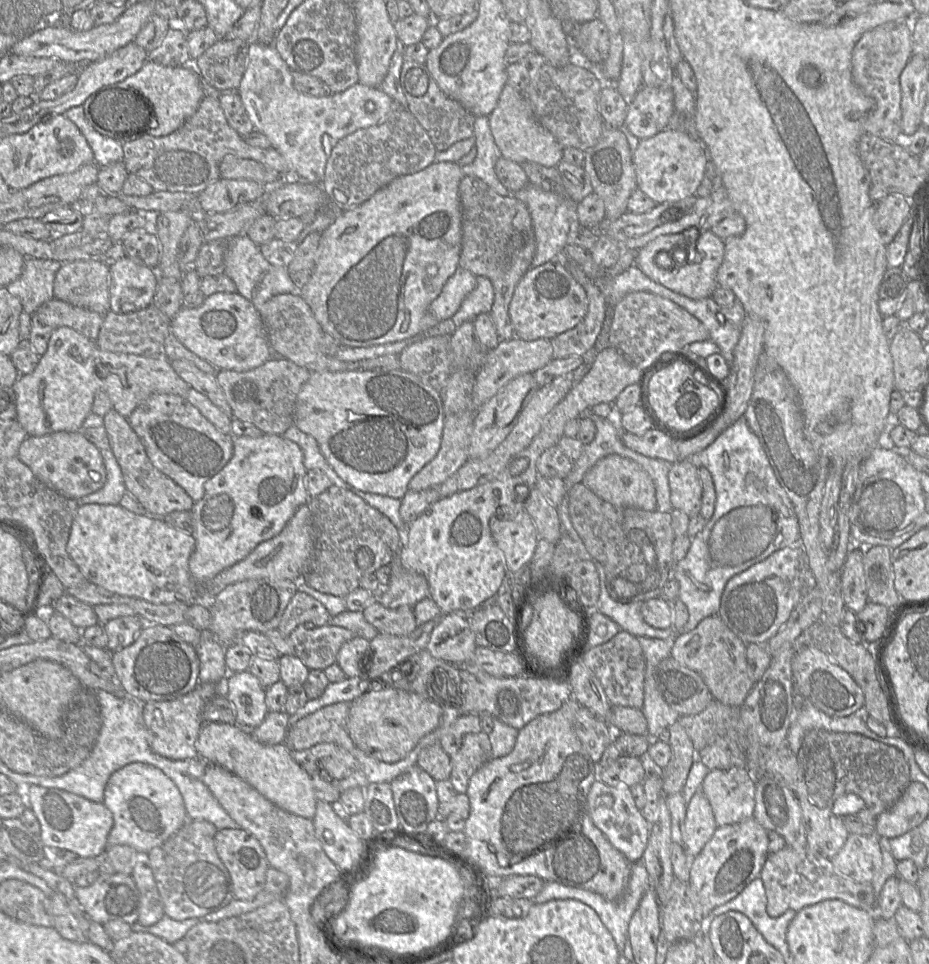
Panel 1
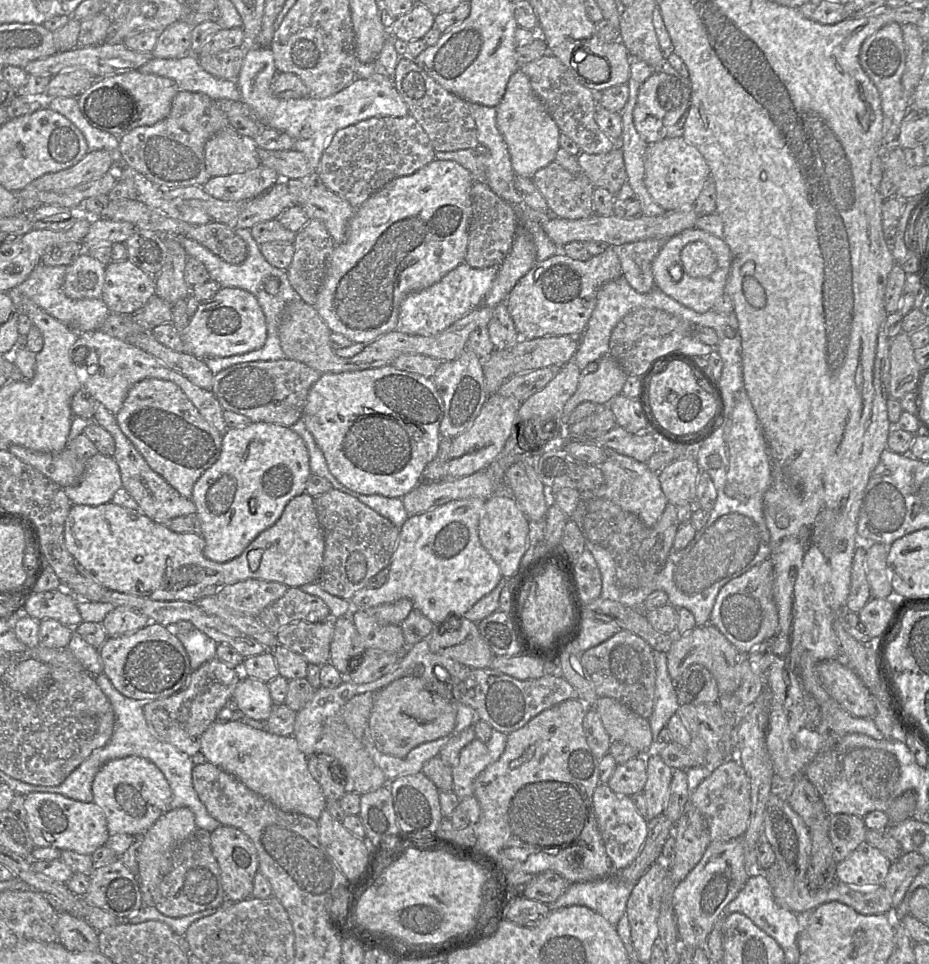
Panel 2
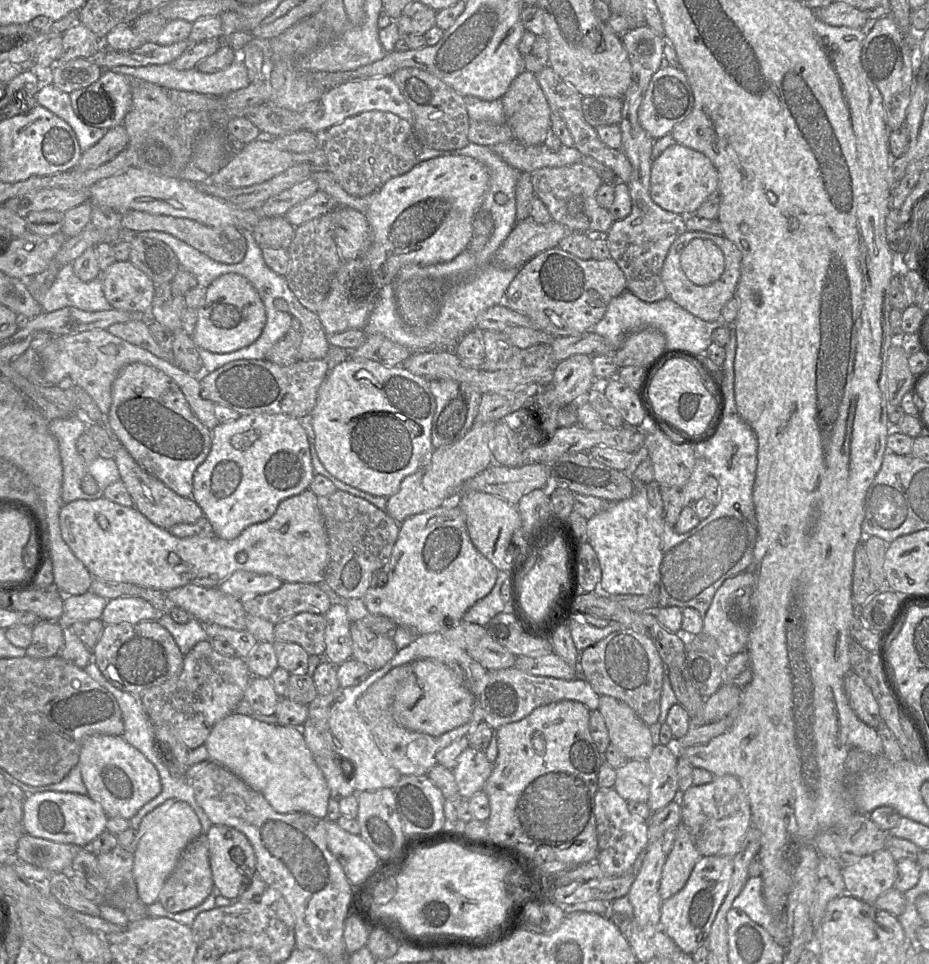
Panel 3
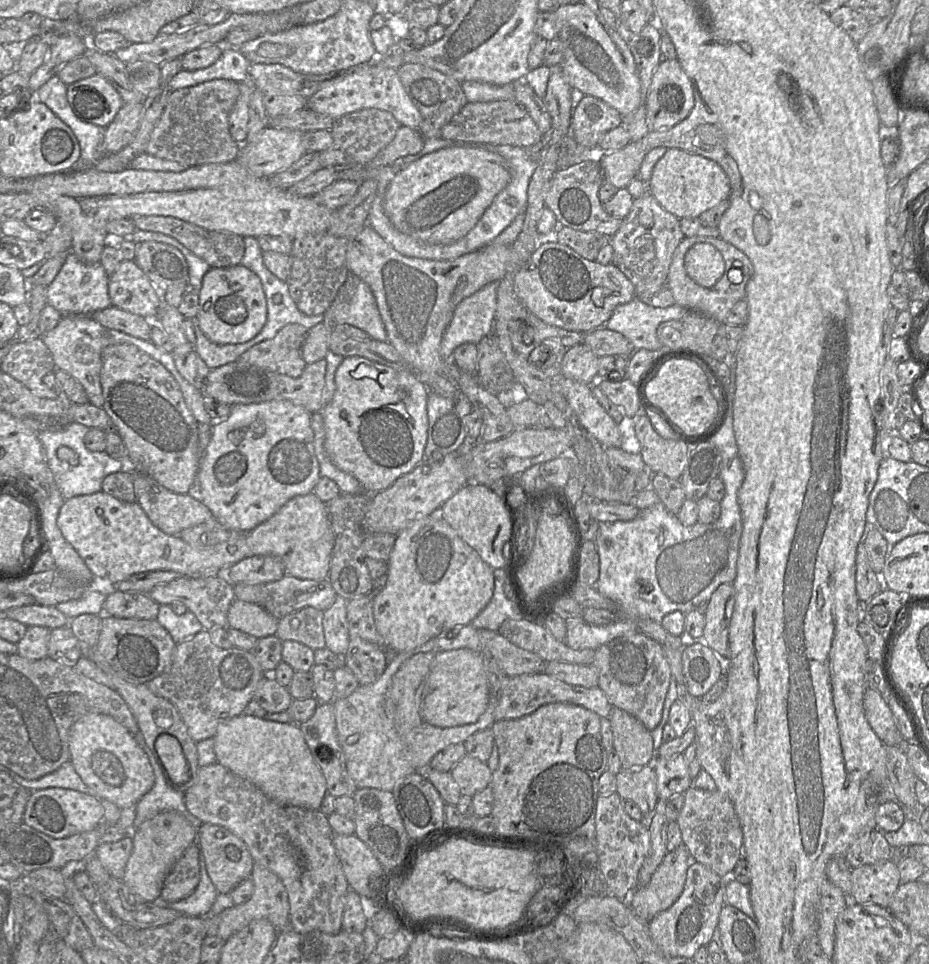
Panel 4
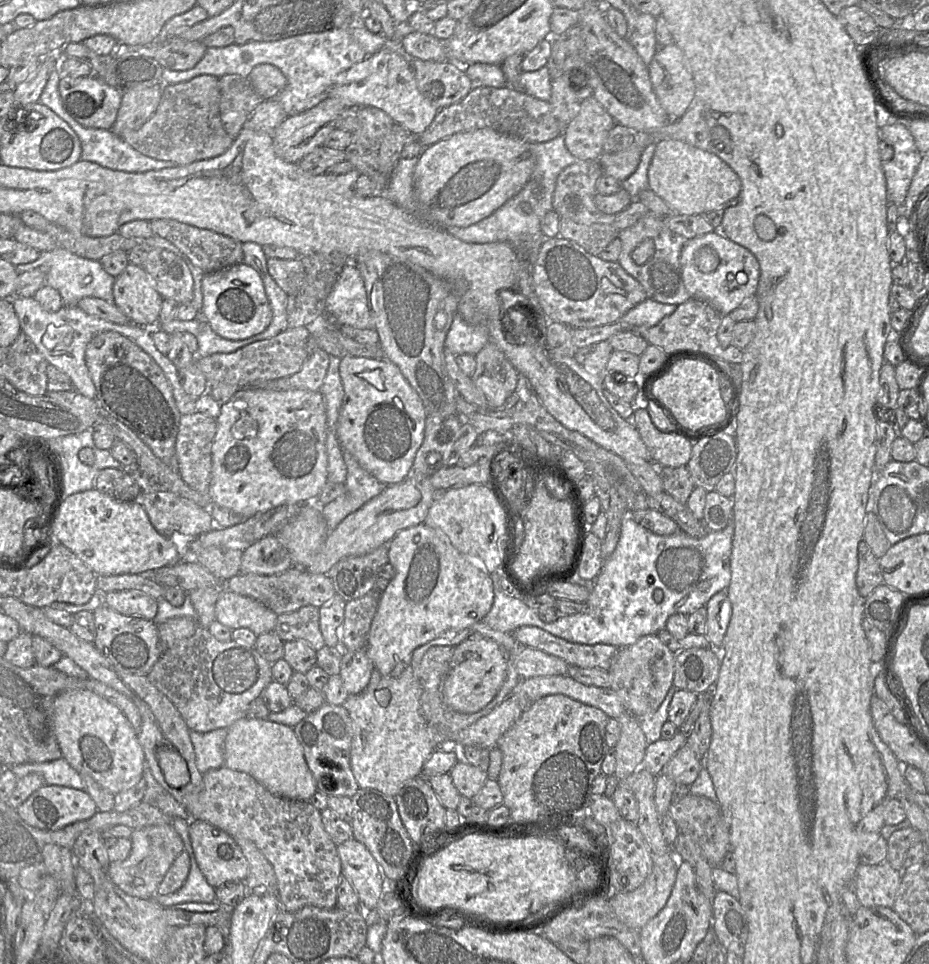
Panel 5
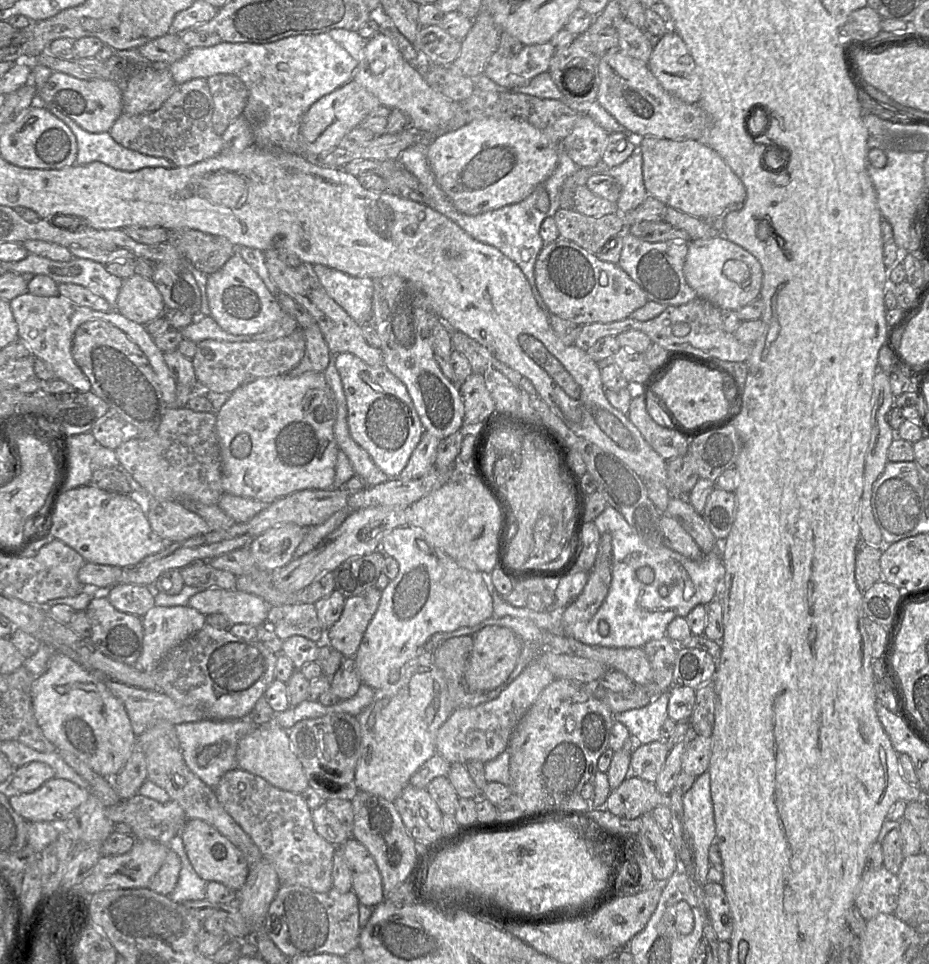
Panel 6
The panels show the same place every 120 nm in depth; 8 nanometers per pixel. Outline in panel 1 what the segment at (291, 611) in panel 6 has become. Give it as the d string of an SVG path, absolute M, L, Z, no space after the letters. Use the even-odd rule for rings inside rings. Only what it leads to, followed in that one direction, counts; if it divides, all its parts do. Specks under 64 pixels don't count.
M327 624L307 629L298 625L288 636L296 655L309 670L322 670L336 663L341 646L357 635L348 629Z

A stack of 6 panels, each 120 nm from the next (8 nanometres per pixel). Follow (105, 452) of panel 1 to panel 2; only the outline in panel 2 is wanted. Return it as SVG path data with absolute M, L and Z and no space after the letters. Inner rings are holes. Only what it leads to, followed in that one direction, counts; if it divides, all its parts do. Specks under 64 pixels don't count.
M97 453L86 460L82 480L76 486L63 487L64 492L74 505L99 506L112 502L115 492L122 487L119 467L113 457Z

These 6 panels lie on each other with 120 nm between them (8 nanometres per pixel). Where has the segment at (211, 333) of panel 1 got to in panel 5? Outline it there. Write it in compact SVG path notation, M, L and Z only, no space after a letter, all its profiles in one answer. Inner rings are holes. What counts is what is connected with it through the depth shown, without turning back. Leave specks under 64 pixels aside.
M241 262L221 271L207 273L202 279L203 306L200 316L219 336L244 340L262 333L271 323L273 312L259 273Z

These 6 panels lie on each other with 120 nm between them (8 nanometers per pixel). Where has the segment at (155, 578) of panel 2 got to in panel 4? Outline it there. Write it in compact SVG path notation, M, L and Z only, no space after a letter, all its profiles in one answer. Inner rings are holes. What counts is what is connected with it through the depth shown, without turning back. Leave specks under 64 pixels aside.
M100 492L75 496L65 500L57 518L57 526L66 541L76 550L97 582L115 587L132 575L151 571L174 571L190 578L223 575L233 565L252 556L277 556L285 565L285 574L299 579L324 580L328 578L334 532L324 503L313 492L295 496L277 513L247 533L232 533L226 542L210 548L196 549L179 535L168 535L157 528L137 502L123 502L110 494Z

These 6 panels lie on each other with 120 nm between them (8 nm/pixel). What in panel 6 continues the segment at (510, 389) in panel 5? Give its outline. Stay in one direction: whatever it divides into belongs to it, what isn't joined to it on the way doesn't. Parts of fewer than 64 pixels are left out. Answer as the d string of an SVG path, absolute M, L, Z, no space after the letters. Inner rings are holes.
M471 373L463 382L458 384L463 399L464 423L481 423L493 411L497 411L484 377Z

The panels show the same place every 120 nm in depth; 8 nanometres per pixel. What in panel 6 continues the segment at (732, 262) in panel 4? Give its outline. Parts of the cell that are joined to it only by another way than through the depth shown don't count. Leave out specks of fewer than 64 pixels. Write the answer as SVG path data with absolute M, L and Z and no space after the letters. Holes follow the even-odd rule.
M722 234L712 238L691 240L683 271L688 285L696 292L697 296L711 302L719 309L739 311L760 297L763 279L761 264L750 252L729 241ZM731 259L741 260L748 265L750 269L748 280L743 283L736 283L723 274L724 263Z

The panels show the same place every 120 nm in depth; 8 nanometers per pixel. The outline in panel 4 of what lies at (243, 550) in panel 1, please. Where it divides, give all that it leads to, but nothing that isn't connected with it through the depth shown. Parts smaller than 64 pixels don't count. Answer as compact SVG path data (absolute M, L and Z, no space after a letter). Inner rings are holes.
M288 400L235 404L224 420L214 421L212 437L201 460L194 494L232 533L247 533L277 513L289 500L314 491L321 478L314 451L311 414Z

